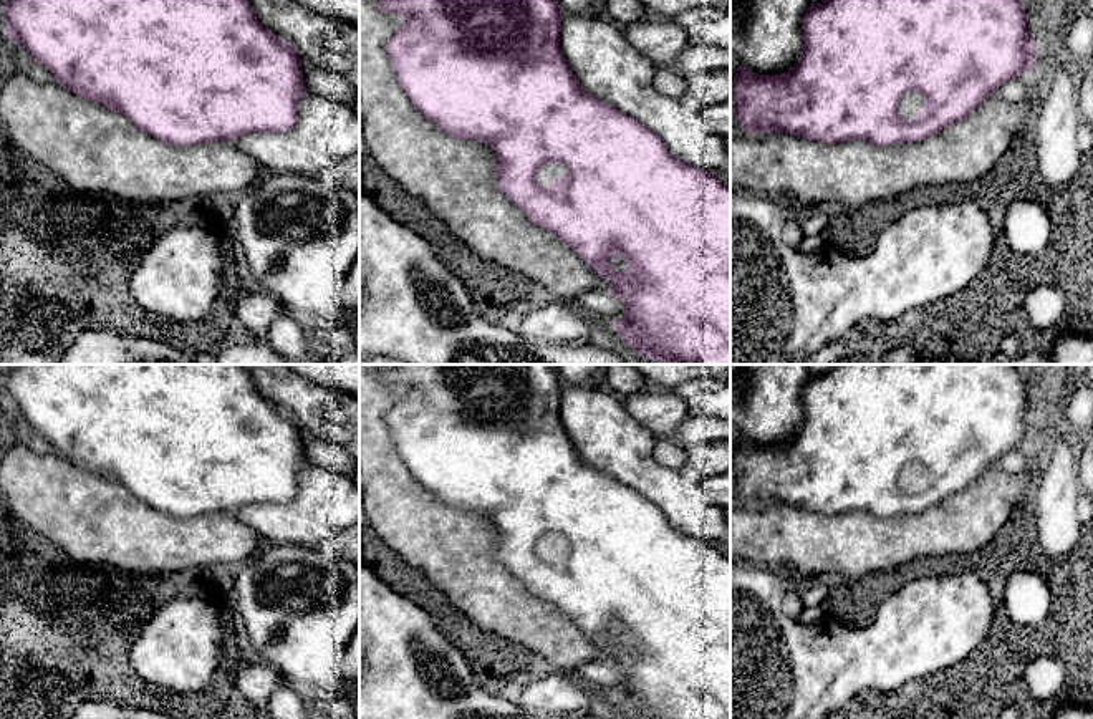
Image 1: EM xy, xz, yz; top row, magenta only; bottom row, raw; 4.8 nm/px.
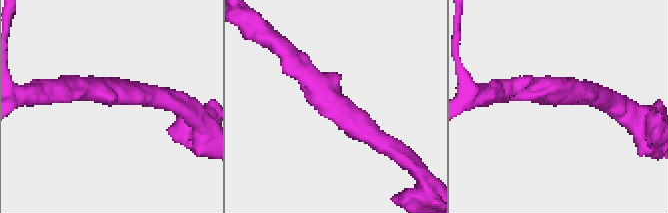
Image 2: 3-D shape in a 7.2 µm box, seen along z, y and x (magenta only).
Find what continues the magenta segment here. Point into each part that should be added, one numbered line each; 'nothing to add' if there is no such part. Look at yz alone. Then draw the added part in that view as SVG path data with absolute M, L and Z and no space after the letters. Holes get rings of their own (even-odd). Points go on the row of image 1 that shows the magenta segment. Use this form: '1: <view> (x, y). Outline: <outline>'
1: yz (911, 103). Outline: M908 91L899 103L899 116L911 121L914 114L924 108L924 99L917 91Z

